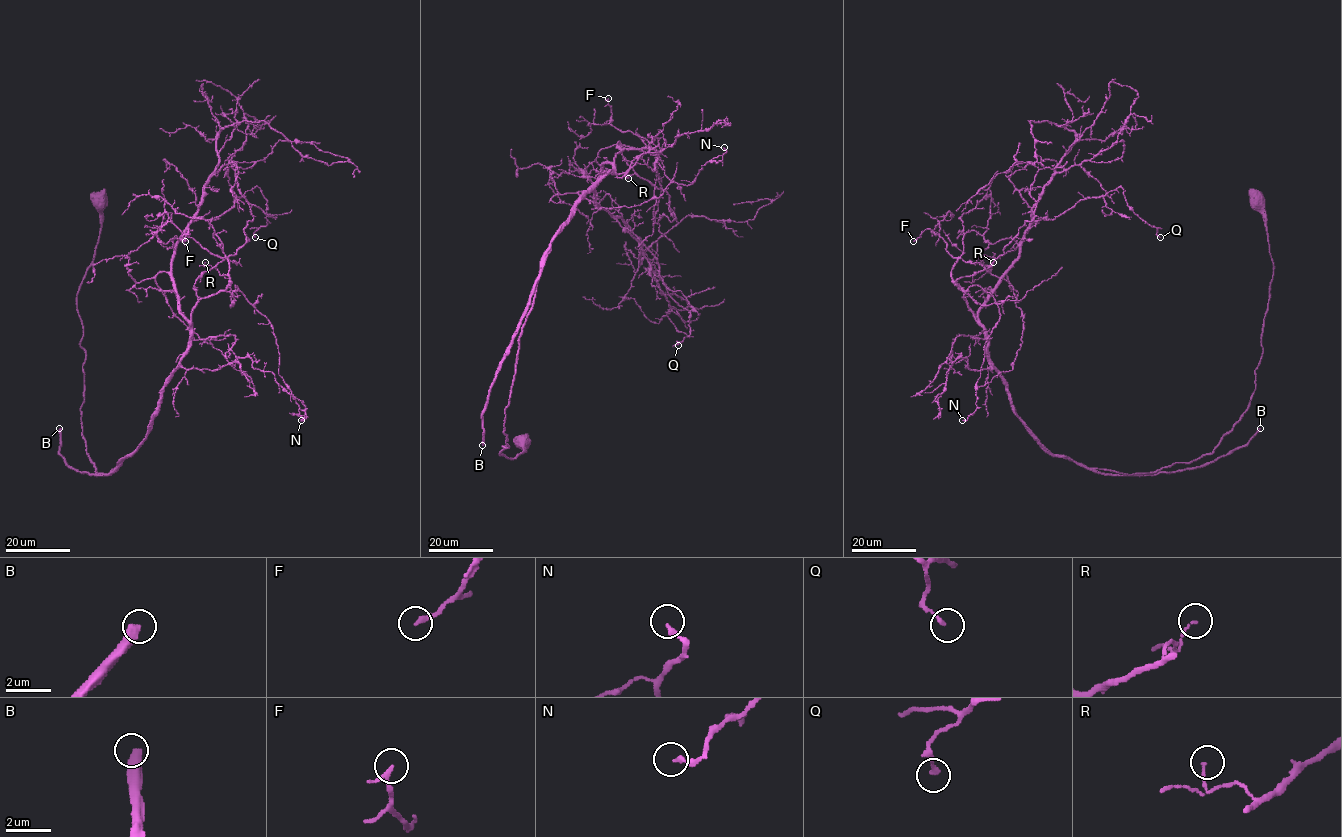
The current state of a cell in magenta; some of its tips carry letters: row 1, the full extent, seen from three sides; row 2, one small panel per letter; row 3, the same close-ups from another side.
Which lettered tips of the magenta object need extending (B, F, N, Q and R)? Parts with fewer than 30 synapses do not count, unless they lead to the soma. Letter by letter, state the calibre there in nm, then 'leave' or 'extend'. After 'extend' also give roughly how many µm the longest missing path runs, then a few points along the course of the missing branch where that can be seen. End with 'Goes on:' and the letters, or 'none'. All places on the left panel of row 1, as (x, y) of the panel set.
B: calibre 460 nm; extend; missing 300 µm
F: calibre 150 nm; leave
N: calibre 200 nm; leave
Q: calibre 170 nm; leave
R: calibre 100 nm; leave
Goes on: B

